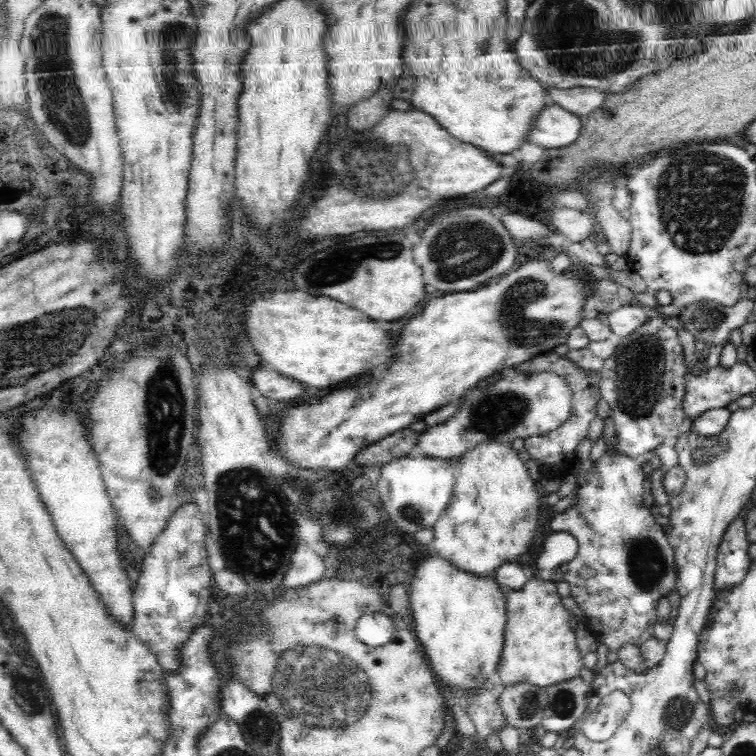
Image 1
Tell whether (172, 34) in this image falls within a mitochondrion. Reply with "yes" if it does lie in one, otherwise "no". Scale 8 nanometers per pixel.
yes

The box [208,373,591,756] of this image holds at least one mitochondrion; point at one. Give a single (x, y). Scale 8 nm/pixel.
(318, 687)

